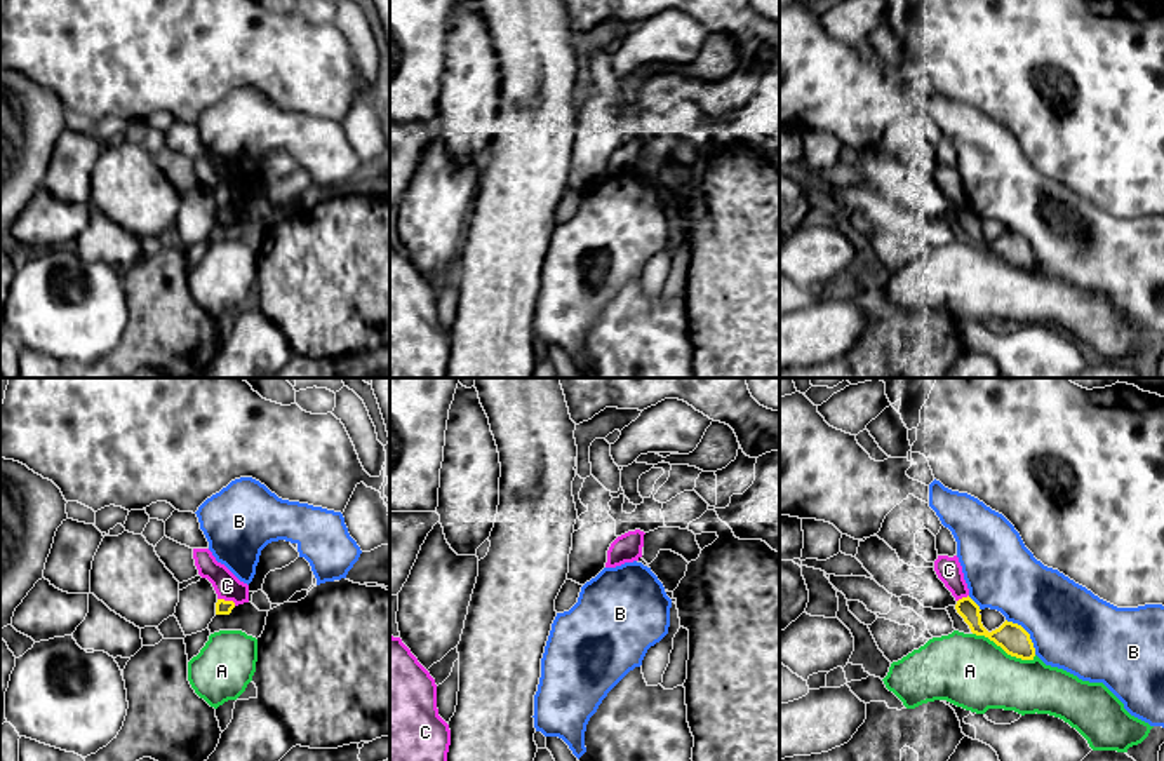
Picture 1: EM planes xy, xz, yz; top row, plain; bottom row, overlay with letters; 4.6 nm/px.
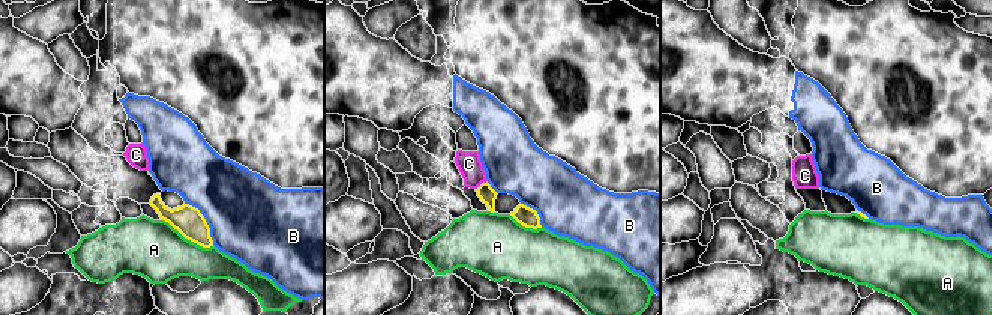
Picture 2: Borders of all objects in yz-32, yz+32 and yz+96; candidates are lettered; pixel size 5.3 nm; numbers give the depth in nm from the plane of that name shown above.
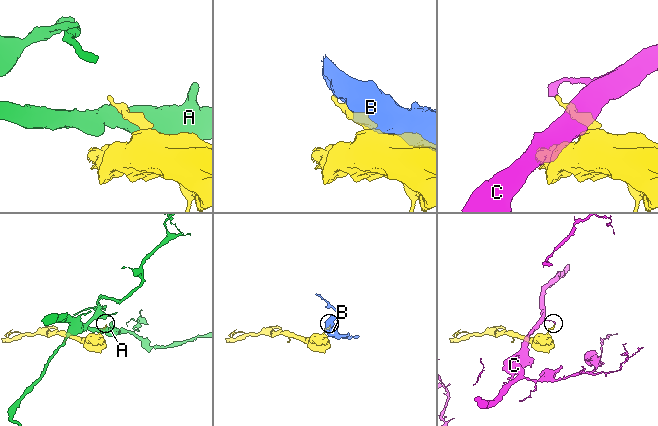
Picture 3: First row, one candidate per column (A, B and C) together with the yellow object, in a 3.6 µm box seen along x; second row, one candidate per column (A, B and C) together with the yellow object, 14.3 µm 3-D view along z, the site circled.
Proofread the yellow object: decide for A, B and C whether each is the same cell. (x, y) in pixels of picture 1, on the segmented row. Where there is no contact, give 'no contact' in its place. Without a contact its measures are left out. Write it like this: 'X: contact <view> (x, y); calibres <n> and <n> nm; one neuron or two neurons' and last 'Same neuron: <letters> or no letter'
A: contact yz (1004, 650); calibres 140 and 340 nm; two neurons
B: contact yz (1027, 633); calibres 140 and 380 nm; two neurons
C: contact xy (227, 601); calibres 70 and 120 nm; two neurons
Same neuron: no letter

